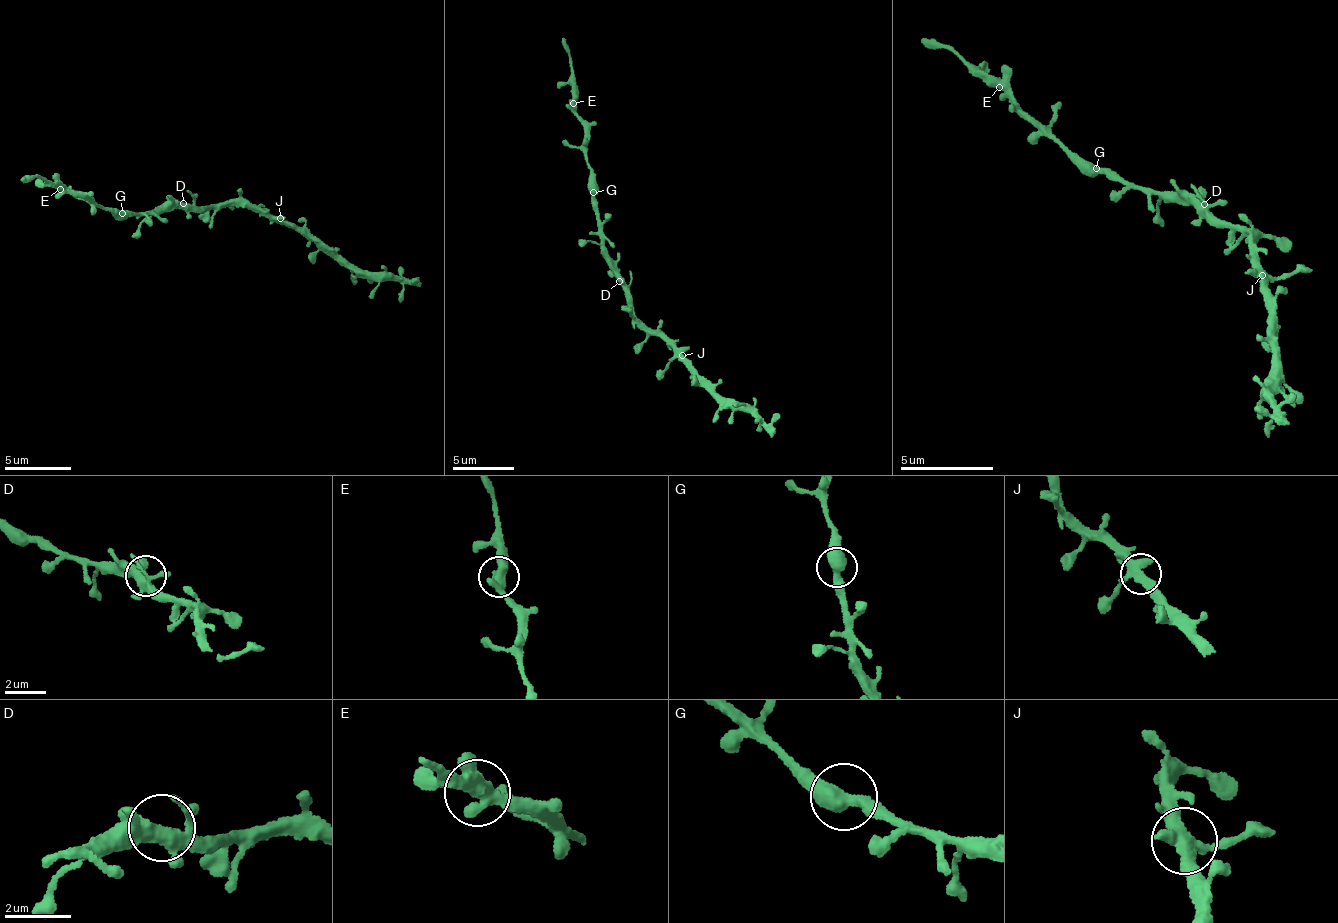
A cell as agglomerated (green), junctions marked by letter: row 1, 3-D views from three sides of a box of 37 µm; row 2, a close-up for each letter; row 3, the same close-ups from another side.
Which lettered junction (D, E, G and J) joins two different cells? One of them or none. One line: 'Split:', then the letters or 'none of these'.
Split: none of these

